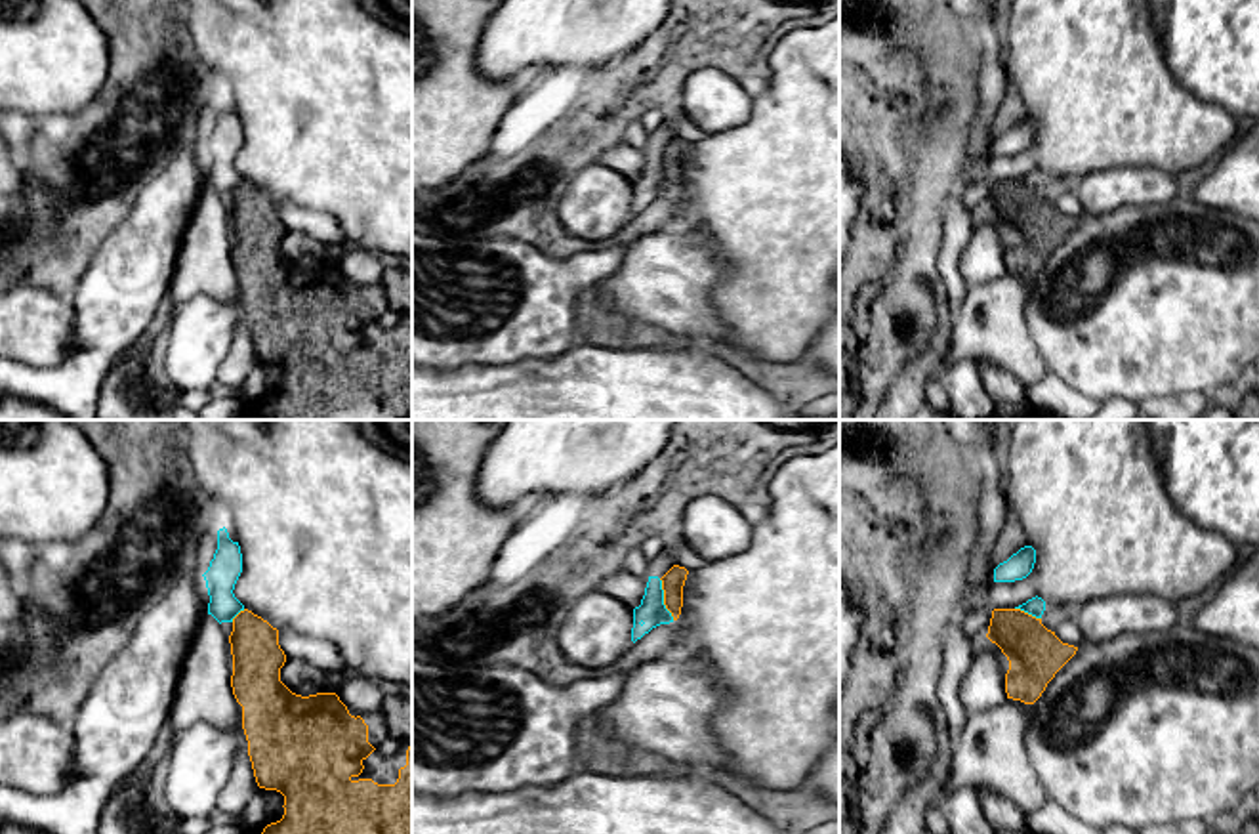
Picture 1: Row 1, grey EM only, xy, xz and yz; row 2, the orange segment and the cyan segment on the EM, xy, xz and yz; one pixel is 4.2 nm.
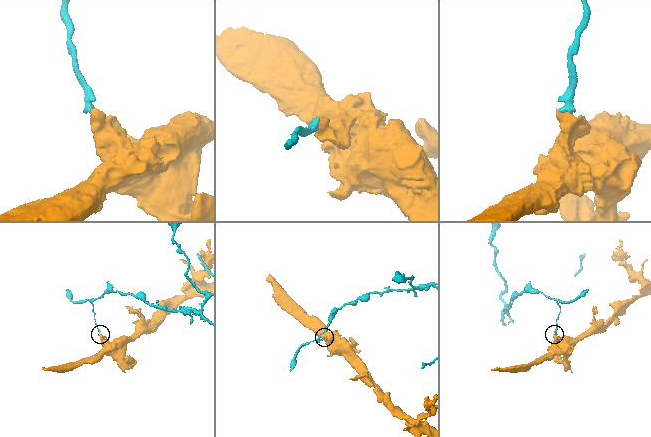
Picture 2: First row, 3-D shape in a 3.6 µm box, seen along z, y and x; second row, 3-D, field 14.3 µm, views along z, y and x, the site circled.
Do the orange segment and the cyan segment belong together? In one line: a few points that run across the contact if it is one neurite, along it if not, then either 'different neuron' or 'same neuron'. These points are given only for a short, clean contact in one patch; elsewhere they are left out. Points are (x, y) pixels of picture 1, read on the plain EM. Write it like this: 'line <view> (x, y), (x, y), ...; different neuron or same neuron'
line xz (659, 151), (664, 163), (664, 180), (674, 191); different neuron

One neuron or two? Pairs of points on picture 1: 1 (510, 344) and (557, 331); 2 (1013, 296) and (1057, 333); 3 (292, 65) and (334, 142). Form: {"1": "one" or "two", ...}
{"1": "one", "2": "two", "3": "one"}

